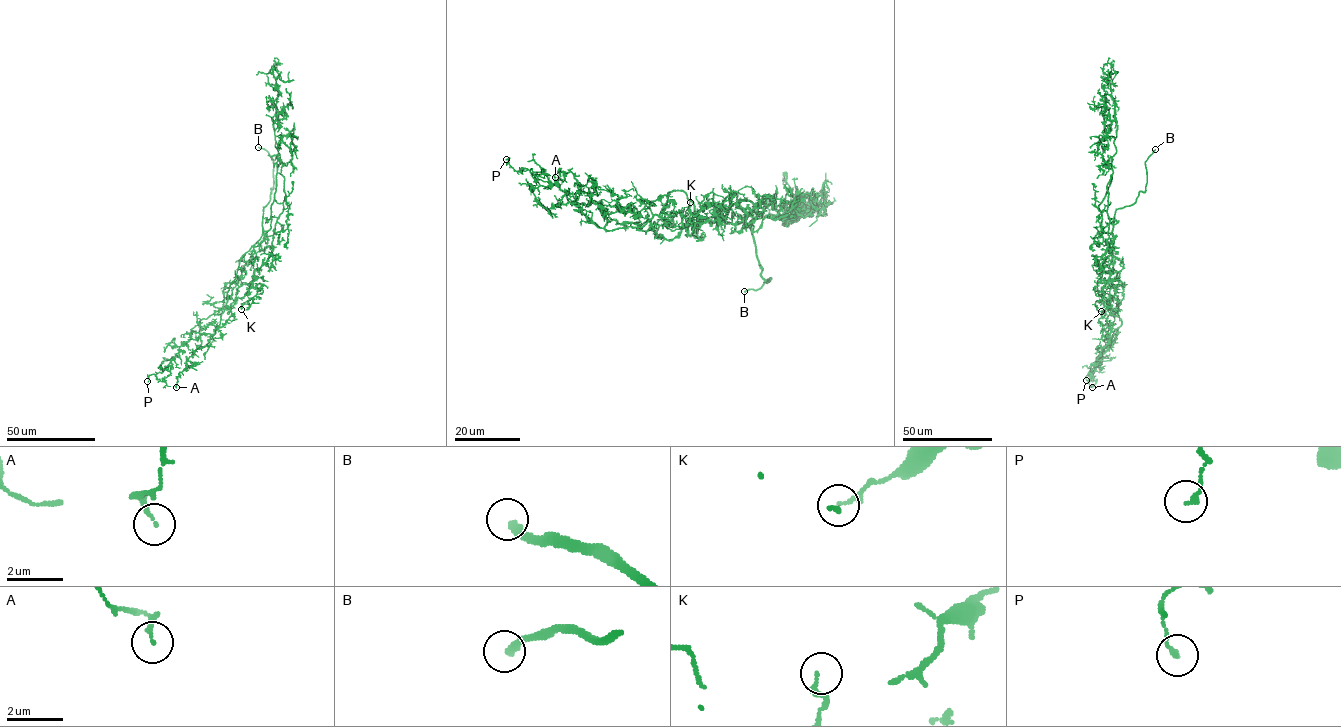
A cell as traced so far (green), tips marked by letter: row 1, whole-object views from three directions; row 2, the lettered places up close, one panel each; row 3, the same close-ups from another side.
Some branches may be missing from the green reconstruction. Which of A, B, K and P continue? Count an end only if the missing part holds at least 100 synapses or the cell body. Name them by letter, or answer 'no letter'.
B

